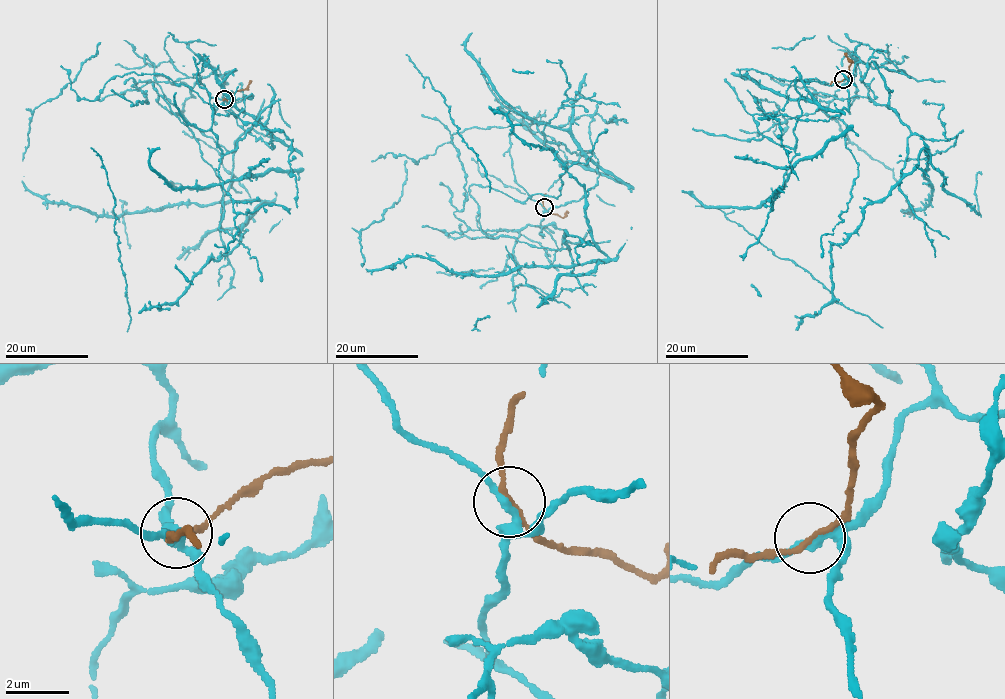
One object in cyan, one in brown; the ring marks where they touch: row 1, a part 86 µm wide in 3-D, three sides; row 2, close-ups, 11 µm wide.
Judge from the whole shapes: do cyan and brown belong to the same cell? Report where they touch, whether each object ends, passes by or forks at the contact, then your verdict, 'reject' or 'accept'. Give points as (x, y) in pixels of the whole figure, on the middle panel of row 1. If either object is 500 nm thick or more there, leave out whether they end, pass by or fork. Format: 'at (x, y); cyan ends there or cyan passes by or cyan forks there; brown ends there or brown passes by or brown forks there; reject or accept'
at (544, 207); cyan forks there; brown passes by; accept

